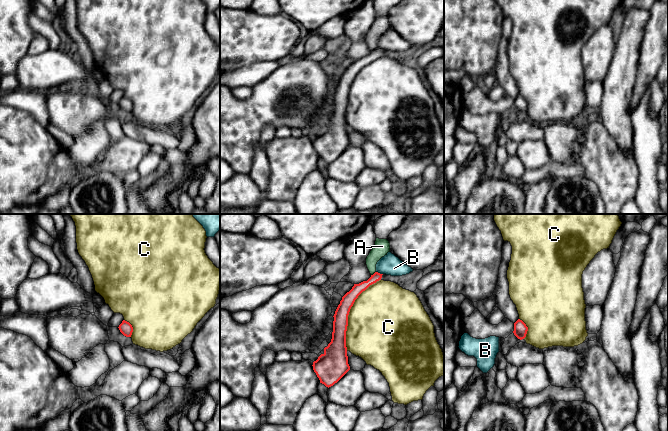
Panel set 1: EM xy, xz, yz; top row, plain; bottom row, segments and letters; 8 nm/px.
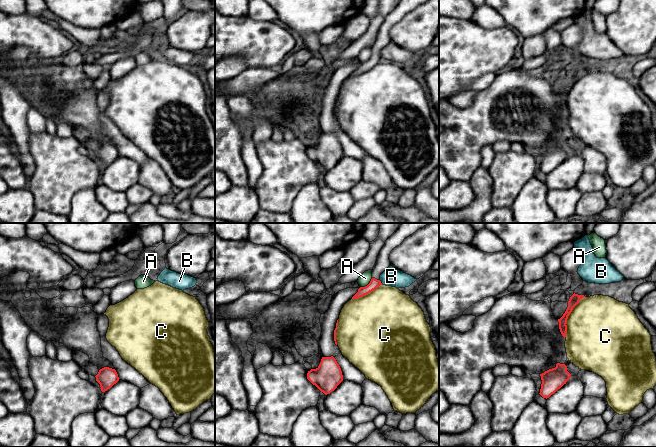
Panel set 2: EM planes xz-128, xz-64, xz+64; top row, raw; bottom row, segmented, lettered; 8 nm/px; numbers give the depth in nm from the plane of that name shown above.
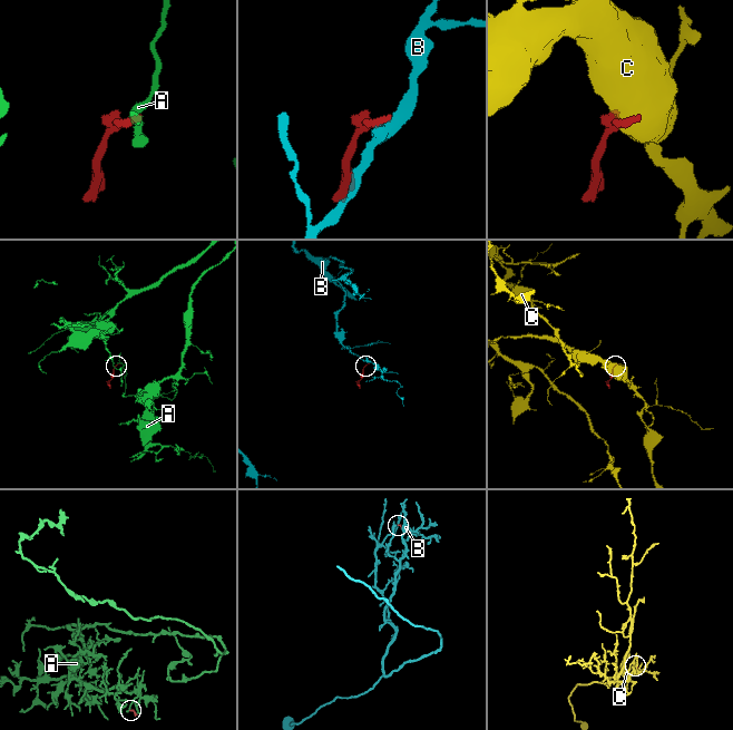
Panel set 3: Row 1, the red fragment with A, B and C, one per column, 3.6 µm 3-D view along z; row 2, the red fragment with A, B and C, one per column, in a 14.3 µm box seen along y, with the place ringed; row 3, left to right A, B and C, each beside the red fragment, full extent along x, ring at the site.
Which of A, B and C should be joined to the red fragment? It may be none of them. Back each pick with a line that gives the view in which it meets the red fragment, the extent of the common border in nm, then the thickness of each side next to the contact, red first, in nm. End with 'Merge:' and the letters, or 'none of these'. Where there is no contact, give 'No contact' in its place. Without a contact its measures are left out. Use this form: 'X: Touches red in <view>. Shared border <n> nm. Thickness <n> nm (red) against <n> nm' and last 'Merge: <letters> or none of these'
Merge: none of these

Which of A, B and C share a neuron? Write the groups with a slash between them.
A / B / C

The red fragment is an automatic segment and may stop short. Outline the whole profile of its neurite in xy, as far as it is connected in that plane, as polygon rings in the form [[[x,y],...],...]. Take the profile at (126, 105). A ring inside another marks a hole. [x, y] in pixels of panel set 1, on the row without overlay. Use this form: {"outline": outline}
{"outline": [[[123,96],[122,99],[119,101],[118,104],[119,104],[120,108],[124,112],[131,113],[132,108],[133,108],[133,103],[132,103],[132,101],[129,98]]]}

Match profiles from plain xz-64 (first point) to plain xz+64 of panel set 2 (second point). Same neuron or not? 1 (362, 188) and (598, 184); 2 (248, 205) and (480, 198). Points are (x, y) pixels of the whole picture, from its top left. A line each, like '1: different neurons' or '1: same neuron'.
1: same neuron
2: different neurons

